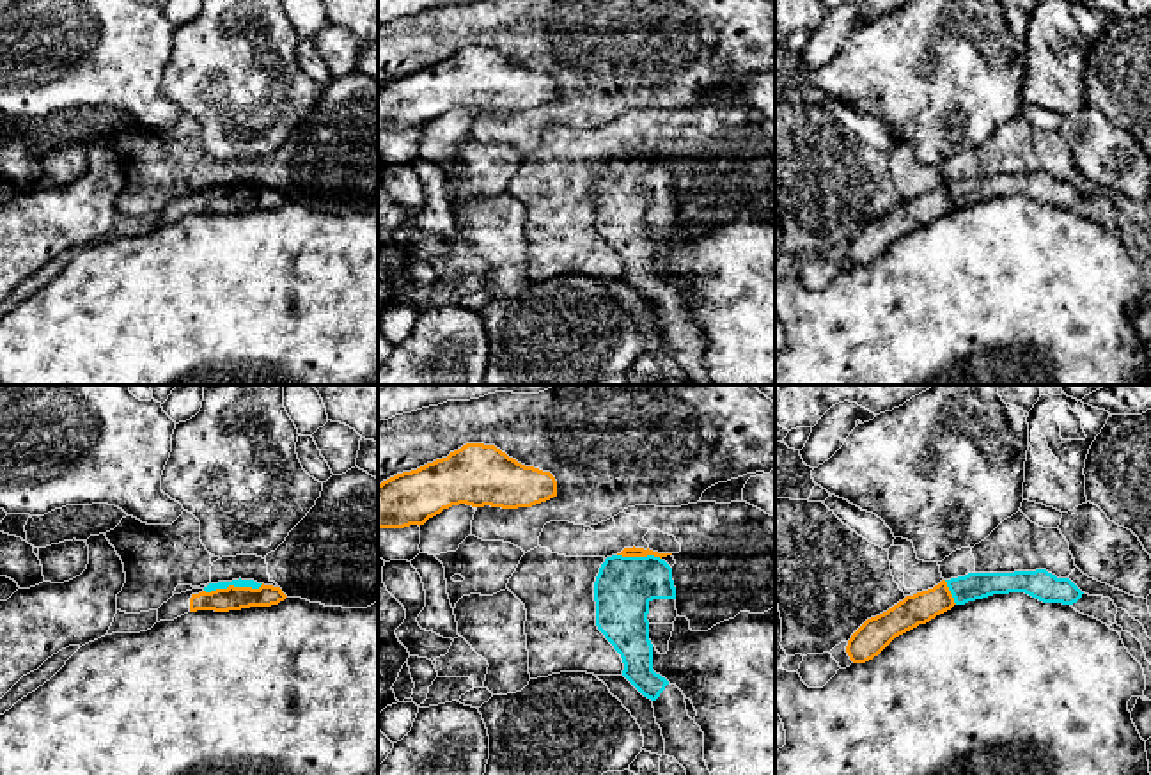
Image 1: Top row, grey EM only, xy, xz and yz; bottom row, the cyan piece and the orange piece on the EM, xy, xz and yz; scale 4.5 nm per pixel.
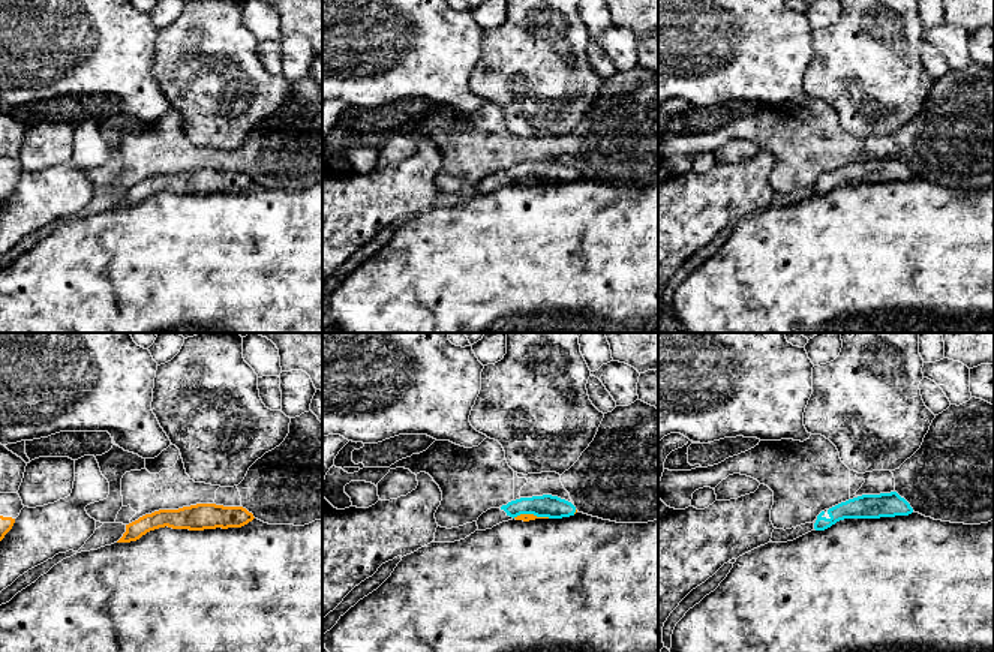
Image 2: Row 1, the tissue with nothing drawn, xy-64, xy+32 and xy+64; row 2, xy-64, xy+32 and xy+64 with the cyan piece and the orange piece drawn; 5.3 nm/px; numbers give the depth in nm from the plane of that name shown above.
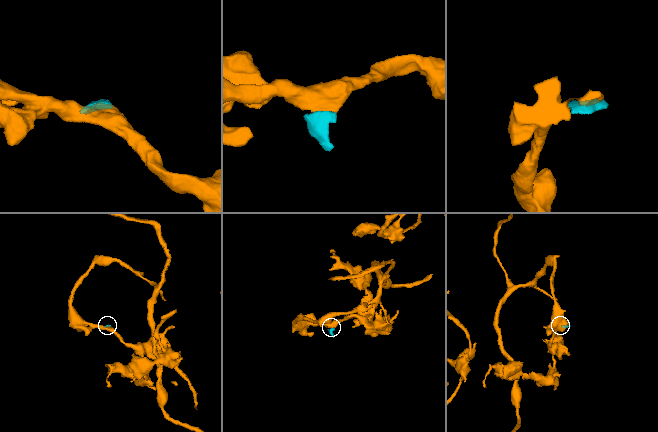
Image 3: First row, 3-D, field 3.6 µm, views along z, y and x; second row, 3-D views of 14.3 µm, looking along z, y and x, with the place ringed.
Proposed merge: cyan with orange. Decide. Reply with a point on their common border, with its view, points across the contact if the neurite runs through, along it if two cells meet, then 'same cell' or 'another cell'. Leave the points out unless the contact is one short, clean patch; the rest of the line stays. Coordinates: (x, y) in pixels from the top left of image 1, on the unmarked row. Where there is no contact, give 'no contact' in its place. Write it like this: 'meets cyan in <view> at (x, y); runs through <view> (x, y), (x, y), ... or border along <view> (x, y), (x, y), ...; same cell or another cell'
meets cyan in xy at (233, 187); runs through xy (240, 185), (233, 187), (233, 201); same cell

